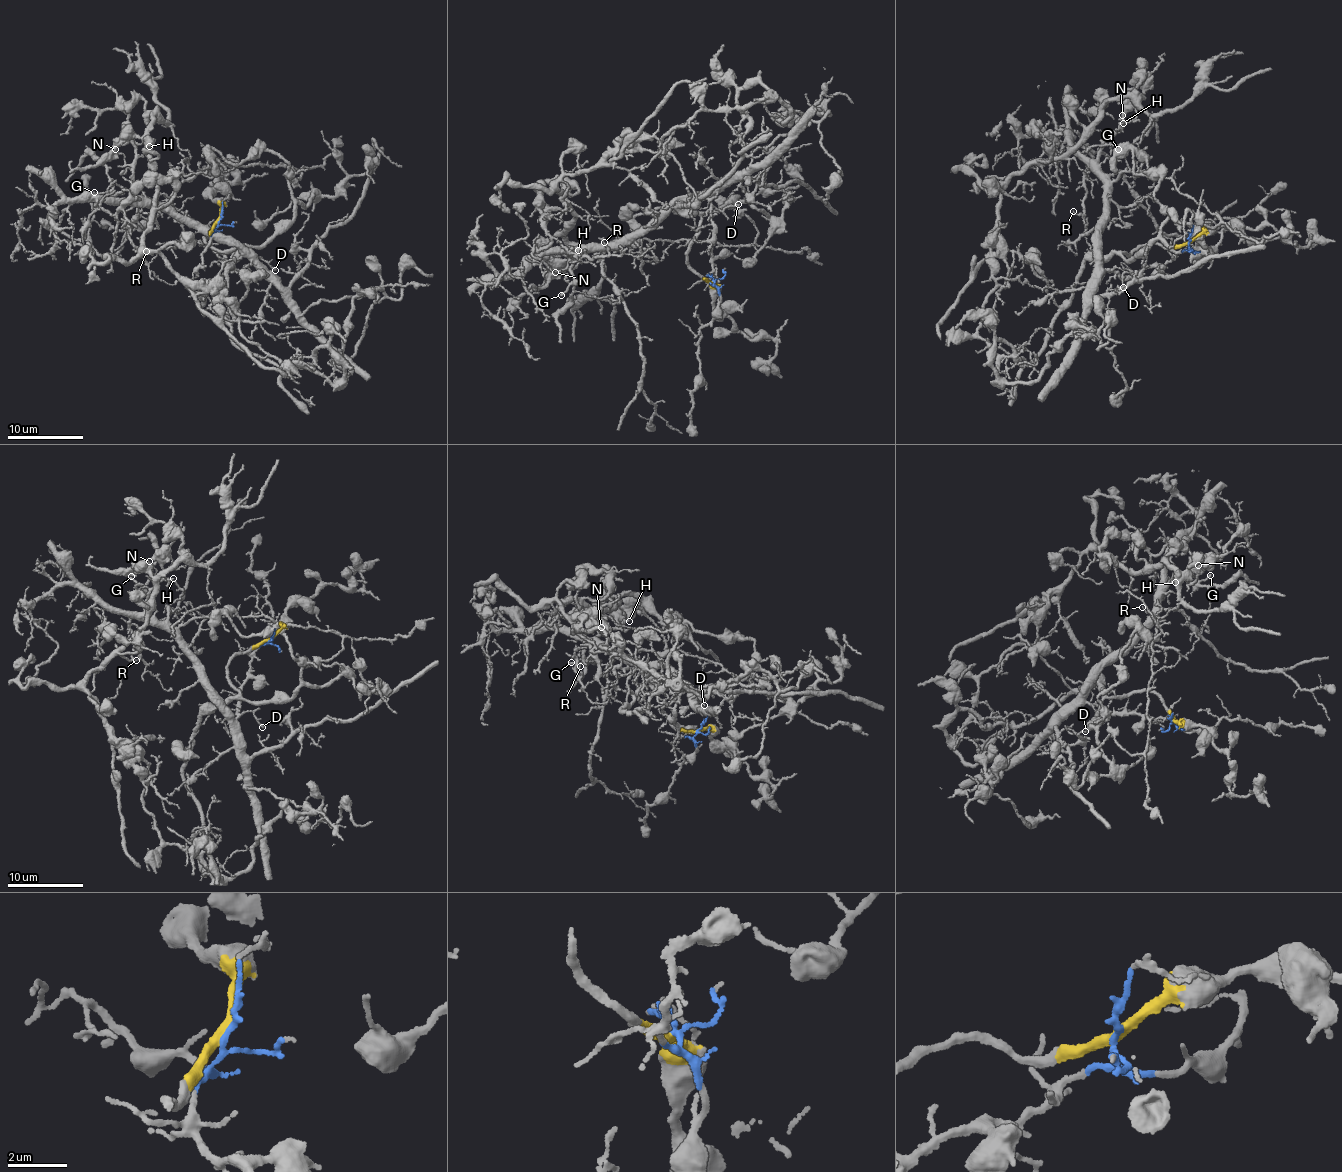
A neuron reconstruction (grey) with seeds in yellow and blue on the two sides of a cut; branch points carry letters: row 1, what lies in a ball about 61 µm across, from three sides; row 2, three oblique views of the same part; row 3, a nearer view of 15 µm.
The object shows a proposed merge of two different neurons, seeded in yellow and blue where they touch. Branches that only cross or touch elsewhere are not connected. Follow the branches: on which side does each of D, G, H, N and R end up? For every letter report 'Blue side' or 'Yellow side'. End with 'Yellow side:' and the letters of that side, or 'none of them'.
D: Blue side
G: Blue side
H: Blue side
N: Blue side
R: Blue side
Yellow side: none of them

